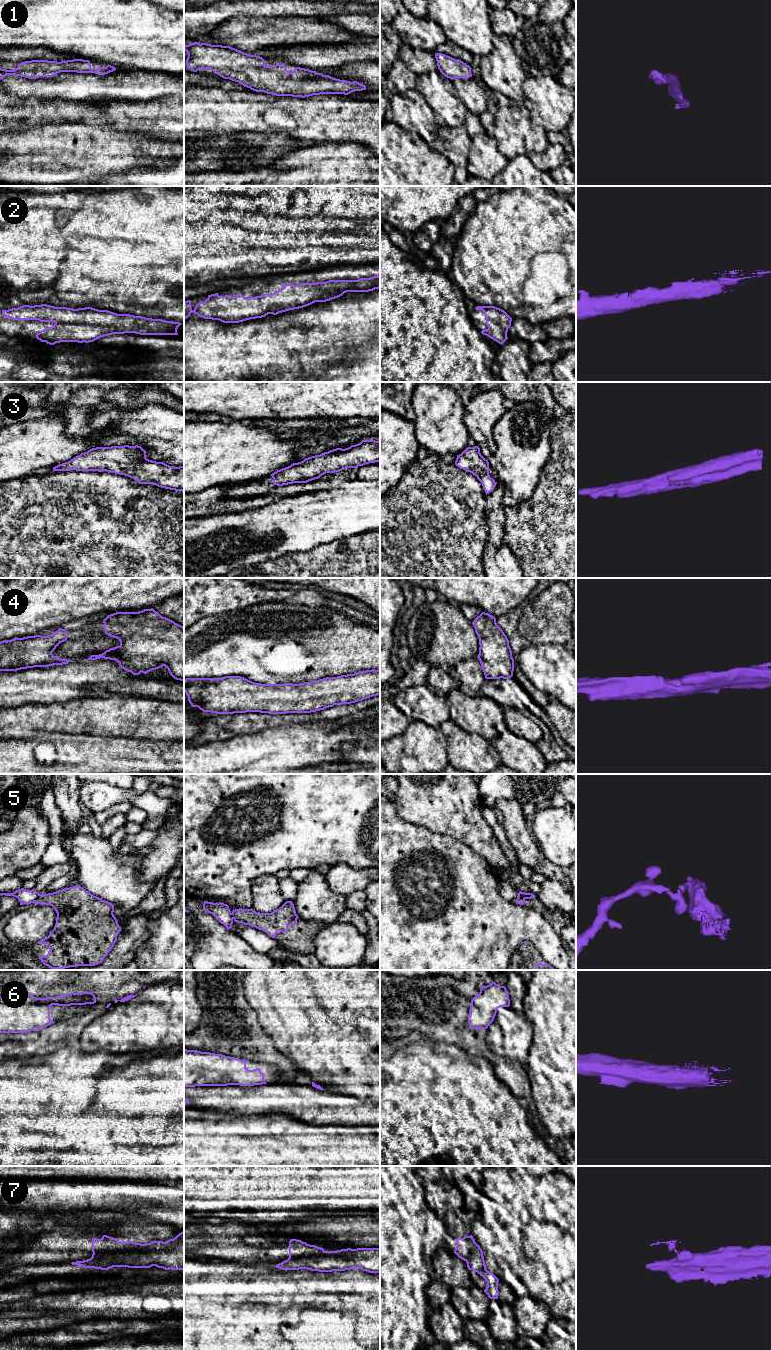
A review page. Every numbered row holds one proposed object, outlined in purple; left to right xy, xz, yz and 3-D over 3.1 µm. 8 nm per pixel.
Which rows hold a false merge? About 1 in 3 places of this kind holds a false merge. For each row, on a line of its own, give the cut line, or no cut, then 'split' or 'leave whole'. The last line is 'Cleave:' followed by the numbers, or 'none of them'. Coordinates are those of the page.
1: no cut | leave whole
2: no cut | leave whole
3: no cut | leave whole
4: no cut | leave whole
5: xy (40, 894), (34, 901) | split
6: no cut | leave whole
7: xy (119, 1241), (114, 1250), (101, 1251), (99, 1255), (91, 1258) | split
Cleave: 5, 7

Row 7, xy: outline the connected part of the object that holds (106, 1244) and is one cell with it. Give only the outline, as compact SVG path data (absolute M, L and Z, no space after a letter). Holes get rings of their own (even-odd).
M103 1235L101 1239L92 1238L92 1257L101 1256L103 1252L113 1252L118 1248L119 1240L107 1235Z

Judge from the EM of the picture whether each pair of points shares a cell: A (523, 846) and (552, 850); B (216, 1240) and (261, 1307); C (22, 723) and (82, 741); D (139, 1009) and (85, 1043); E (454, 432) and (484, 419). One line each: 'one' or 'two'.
A: two
B: two
C: two
D: one
E: two

